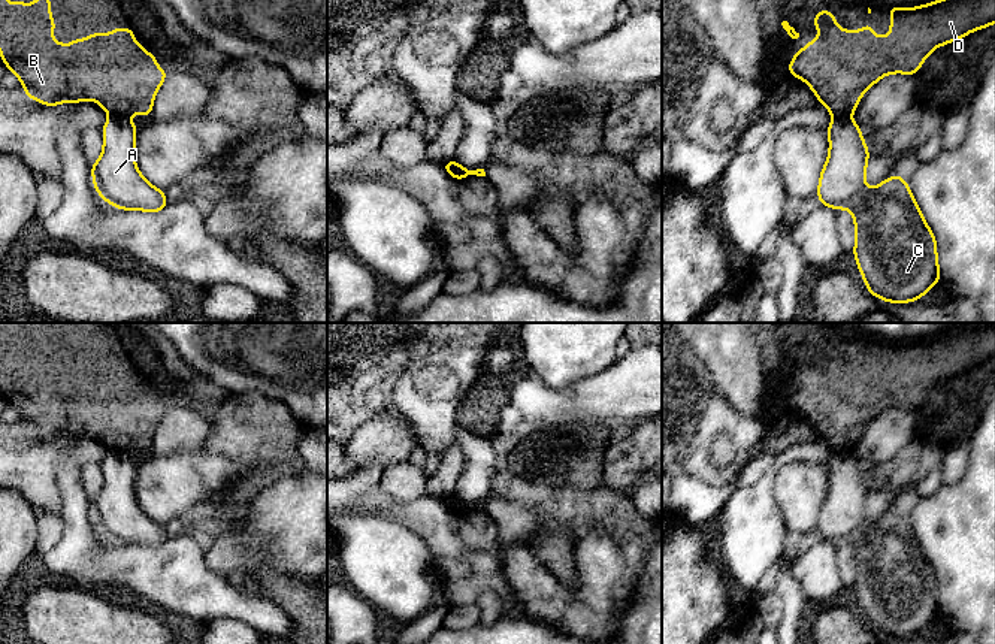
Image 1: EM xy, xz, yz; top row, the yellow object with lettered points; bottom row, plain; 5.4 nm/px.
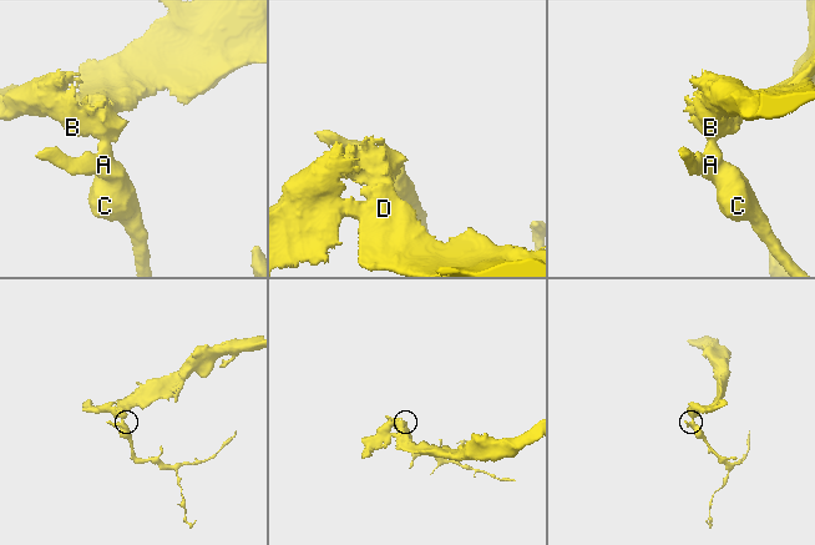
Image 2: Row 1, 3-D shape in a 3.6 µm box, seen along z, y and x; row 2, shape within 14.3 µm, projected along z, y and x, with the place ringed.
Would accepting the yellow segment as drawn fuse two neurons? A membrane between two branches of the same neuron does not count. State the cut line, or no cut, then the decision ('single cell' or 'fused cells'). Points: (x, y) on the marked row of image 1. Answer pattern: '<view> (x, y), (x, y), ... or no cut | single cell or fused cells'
xz (447, 163), (459, 168), (454, 177) | fused cells

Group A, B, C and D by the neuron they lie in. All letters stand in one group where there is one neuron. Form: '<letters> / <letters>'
A C / B D

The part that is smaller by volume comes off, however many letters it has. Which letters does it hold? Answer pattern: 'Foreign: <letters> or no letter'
Foreign: A, C

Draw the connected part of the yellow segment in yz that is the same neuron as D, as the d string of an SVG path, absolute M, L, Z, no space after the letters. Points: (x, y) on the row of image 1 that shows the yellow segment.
M937 0L911 10L890 6L890 34L874 36L868 22L859 31L844 31L837 18L822 9L813 24L819 37L792 57L787 70L792 76L805 81L817 100L828 108L834 118L850 117L864 93L889 73L917 75L919 66L938 46L956 42L974 30L995 22L995 0Z

